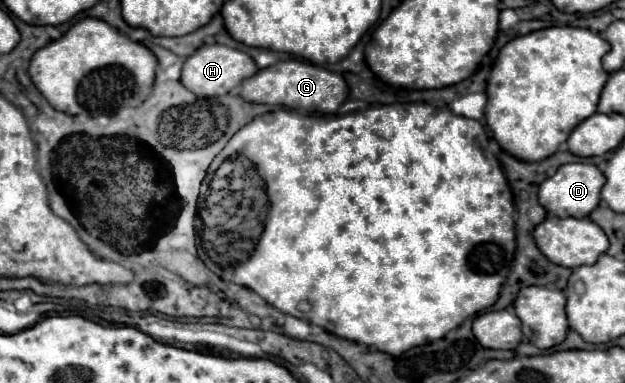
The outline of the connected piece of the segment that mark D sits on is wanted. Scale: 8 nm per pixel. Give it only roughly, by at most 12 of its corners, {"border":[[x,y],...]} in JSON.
{"border":[[563,164],[539,186],[553,216],[587,218],[605,184],[593,164]]}

